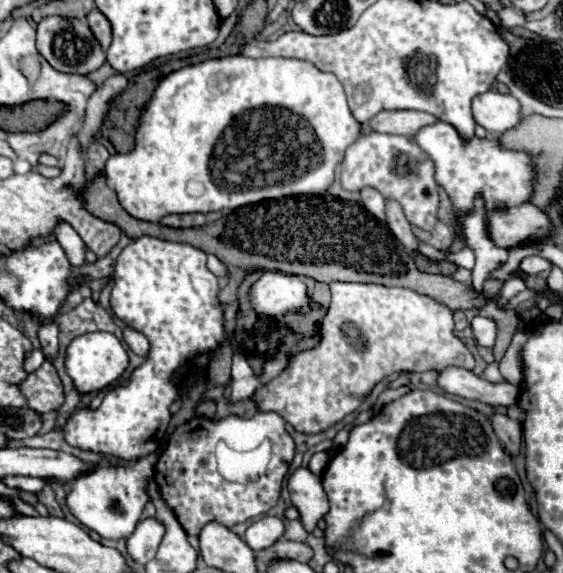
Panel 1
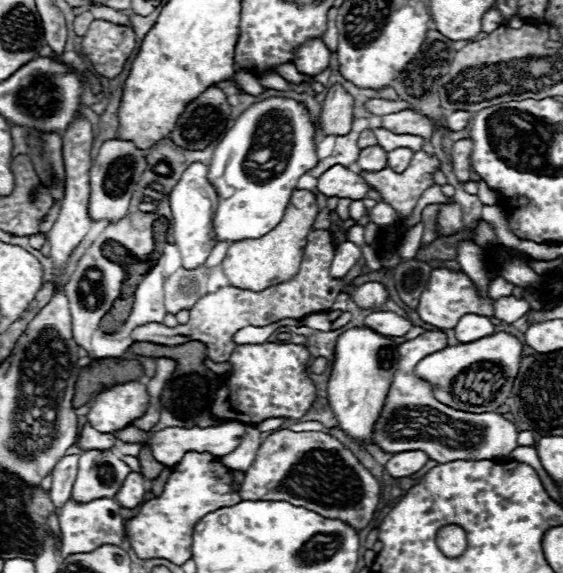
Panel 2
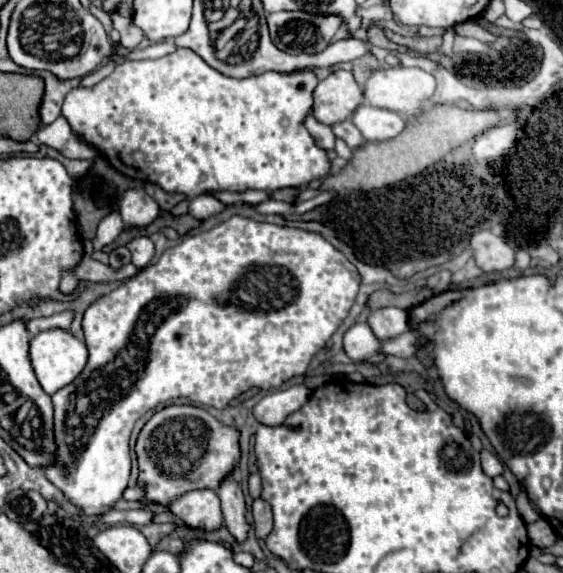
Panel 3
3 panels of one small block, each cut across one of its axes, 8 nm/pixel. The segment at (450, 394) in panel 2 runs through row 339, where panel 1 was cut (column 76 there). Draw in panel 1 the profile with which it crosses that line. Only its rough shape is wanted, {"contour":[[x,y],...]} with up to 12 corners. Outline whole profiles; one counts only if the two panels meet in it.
{"contour":[[156,454],[134,466],[100,462],[70,484],[82,526],[130,538],[148,502]]}

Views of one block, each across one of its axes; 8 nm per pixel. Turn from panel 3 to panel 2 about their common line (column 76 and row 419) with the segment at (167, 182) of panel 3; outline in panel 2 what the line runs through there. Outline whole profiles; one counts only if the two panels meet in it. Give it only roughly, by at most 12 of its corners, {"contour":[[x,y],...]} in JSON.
{"contour":[[142,382],[100,390],[88,422],[108,434],[144,416],[150,396]]}

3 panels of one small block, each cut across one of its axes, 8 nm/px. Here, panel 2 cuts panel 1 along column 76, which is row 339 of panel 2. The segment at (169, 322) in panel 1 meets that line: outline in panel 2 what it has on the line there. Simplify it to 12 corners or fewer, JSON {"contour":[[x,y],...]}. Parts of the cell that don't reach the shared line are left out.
{"contour":[[442,330],[398,346],[374,424],[388,454],[438,464],[494,460],[518,447],[514,422],[434,398],[416,364],[446,348]]}

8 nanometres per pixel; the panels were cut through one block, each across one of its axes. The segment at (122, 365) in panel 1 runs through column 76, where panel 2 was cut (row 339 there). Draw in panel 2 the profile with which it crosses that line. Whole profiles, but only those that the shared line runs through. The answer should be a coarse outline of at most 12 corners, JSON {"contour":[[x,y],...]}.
{"contour":[[368,326],[336,340],[328,402],[362,446],[398,368]]}

